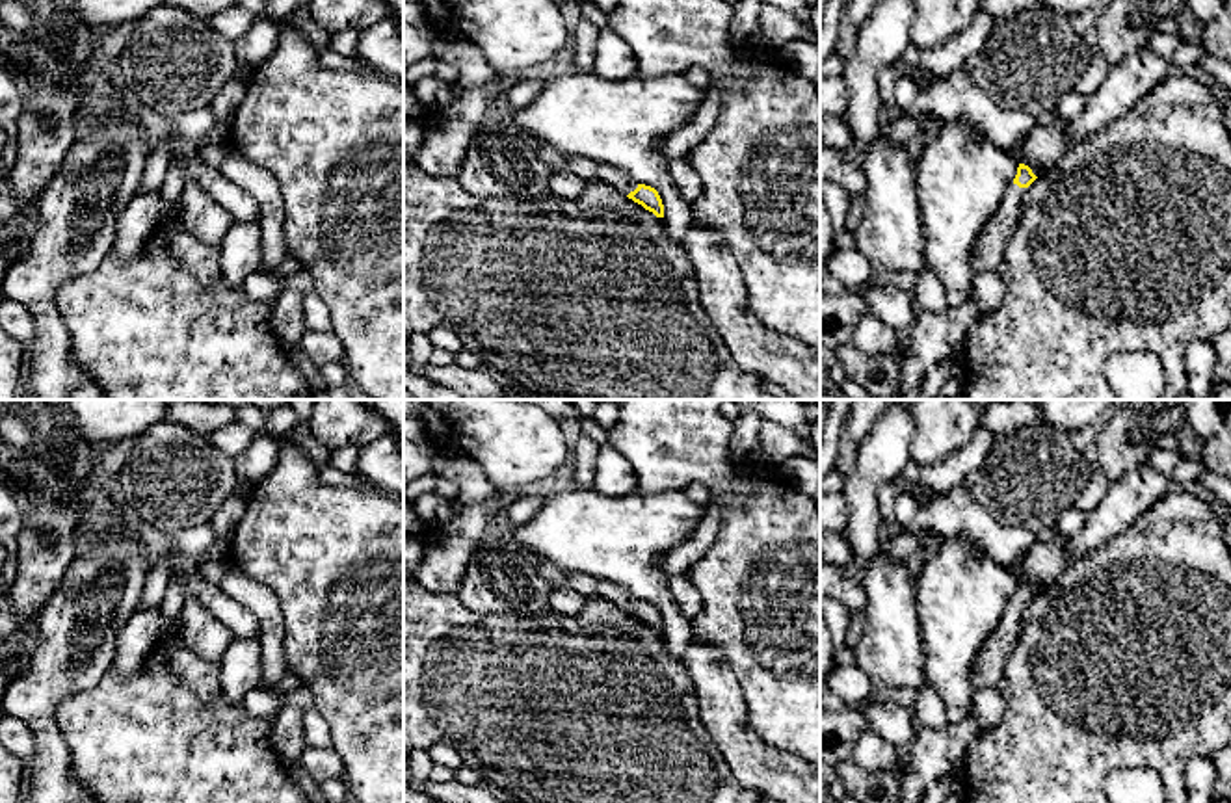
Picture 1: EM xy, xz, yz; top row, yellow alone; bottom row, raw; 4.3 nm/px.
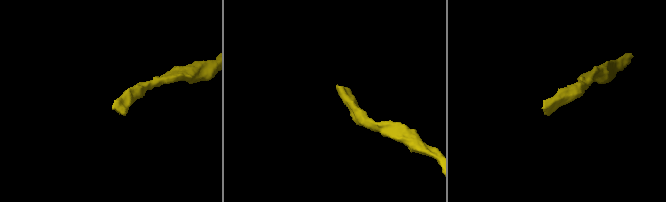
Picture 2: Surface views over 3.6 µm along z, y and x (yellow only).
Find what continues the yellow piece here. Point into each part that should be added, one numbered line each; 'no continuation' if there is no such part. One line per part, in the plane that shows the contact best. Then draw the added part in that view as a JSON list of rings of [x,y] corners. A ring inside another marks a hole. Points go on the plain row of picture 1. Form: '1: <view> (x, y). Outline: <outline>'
1: xz (607, 590). Outline: [[[606,580],[597,582],[597,595],[606,599],[608,602],[612,602],[614,606],[617,606],[623,612],[629,612],[630,608],[634,608],[638,604],[636,597],[632,597],[623,587],[616,586],[612,582],[606,582]]]

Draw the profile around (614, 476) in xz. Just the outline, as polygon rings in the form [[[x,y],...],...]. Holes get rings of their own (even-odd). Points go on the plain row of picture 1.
[[[601,444],[593,489],[604,496],[629,496],[638,489],[638,478],[629,459],[614,446]]]

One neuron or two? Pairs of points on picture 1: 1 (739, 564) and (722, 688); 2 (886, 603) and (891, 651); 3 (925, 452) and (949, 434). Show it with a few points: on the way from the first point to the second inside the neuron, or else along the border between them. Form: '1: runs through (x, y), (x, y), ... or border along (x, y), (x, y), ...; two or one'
1: border along (694, 634), (722, 657), (744, 701); two
2: runs through (891, 614), (891, 640); one
3: runs through (930, 447), (943, 434); one

